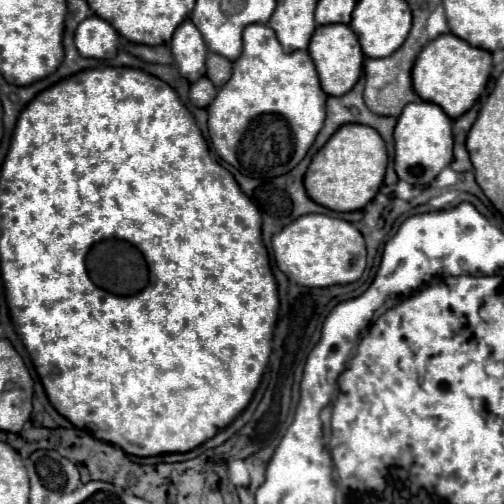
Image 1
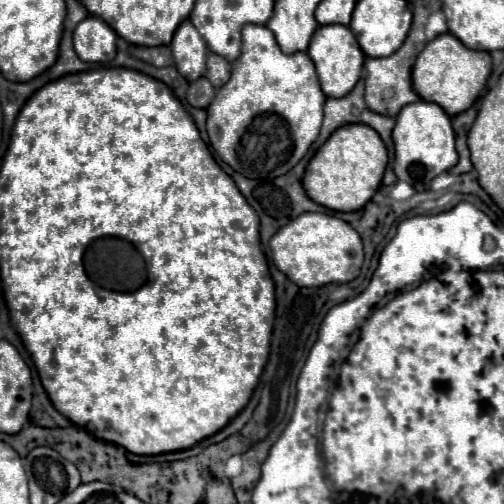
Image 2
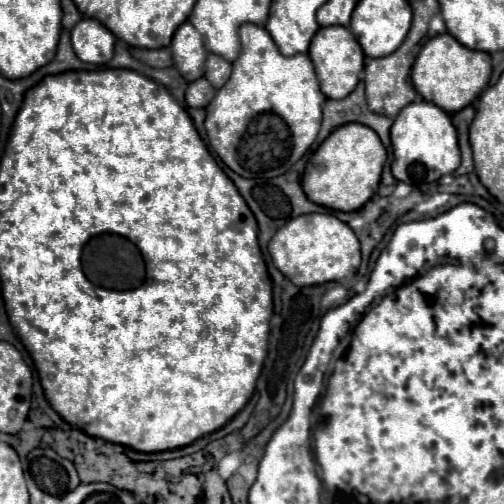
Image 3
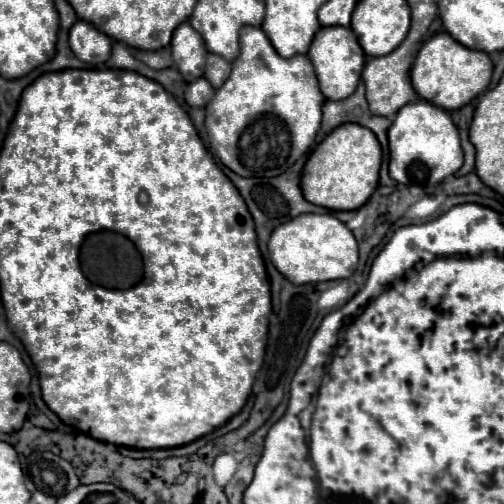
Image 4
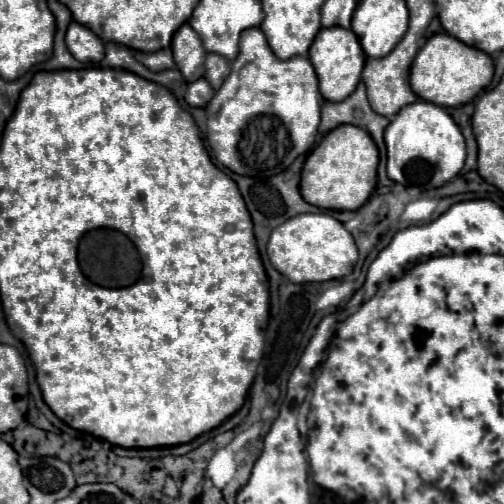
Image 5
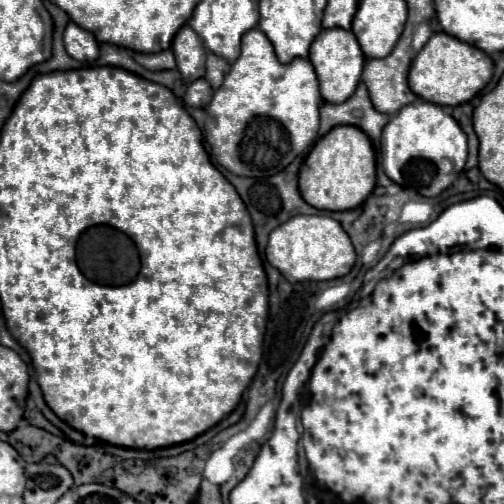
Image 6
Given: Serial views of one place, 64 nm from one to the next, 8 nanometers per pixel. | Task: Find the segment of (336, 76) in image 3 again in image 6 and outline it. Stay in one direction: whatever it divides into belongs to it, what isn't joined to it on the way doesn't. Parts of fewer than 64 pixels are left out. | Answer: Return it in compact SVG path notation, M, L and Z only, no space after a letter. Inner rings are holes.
M342 28L322 30L310 46L310 62L316 70L322 98L332 104L340 104L340 102L348 100L348 96L352 96L352 92L356 90L356 86L360 82L364 60L366 60L364 52L360 50L358 40L352 32L344 32Z

